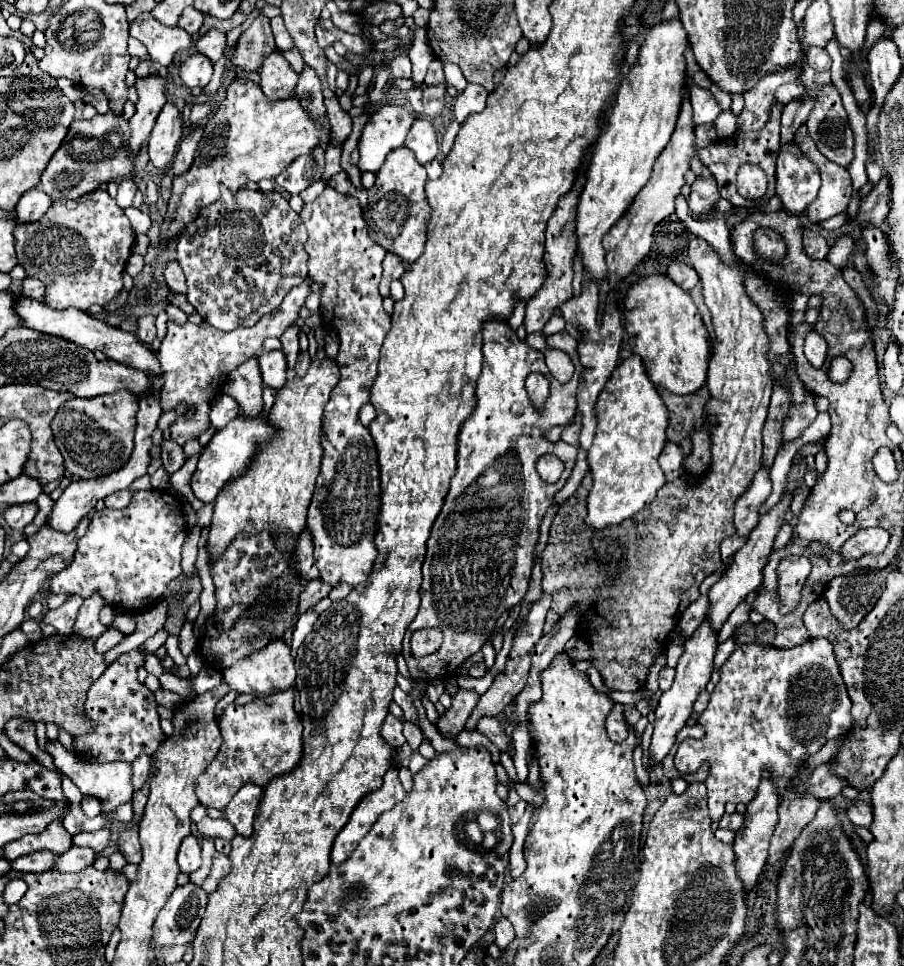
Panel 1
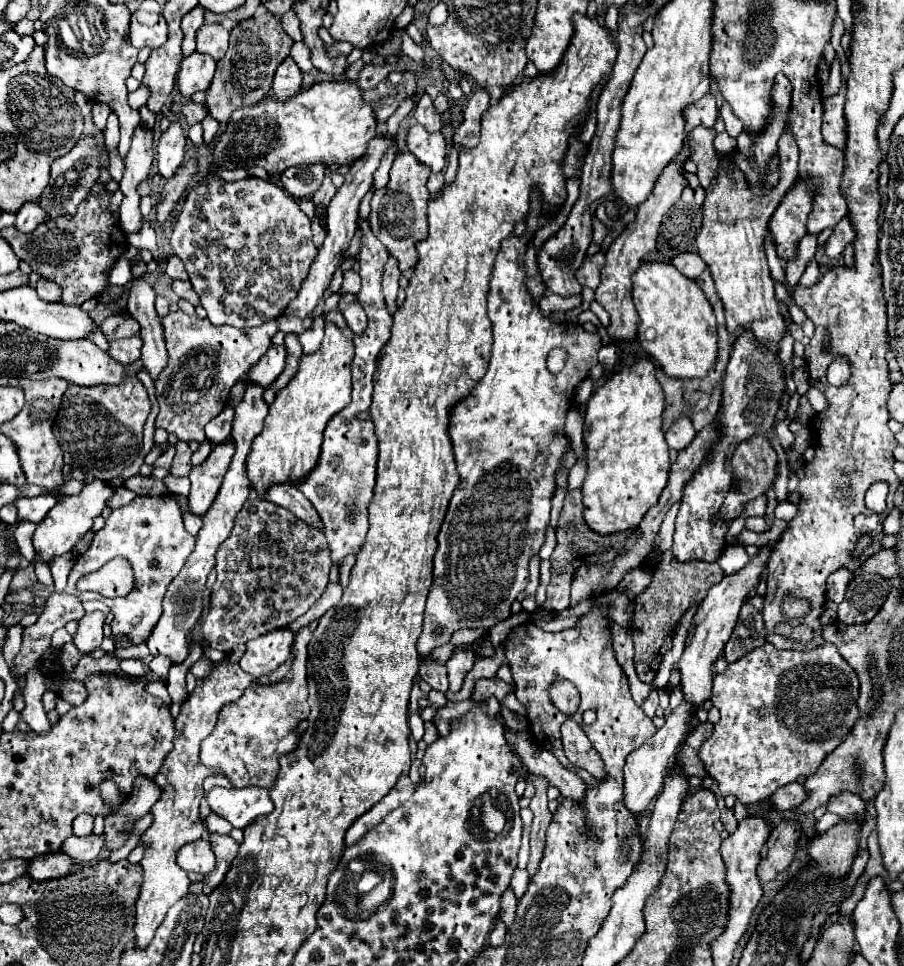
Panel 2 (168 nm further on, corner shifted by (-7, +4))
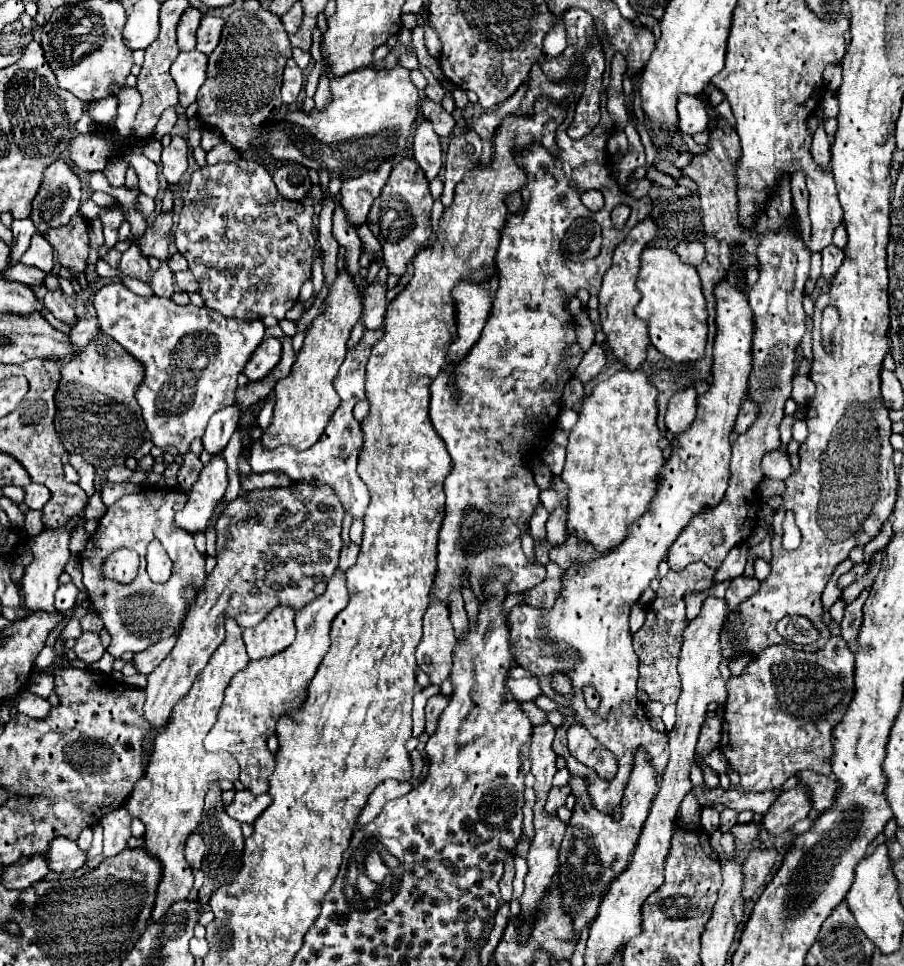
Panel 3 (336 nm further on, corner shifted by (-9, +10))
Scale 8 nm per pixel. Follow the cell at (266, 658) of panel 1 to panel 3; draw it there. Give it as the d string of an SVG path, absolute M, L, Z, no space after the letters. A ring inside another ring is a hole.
M280 605L272 609L256 627L244 629L242 639L250 659L262 659L284 651L296 637L294 609Z

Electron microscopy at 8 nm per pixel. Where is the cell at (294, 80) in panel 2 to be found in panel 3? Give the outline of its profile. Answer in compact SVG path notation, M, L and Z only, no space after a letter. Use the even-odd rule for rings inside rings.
M290 59L288 63L286 63L286 69L284 69L284 85L282 85L282 101L286 103L286 105L292 105L296 99L298 99L298 95L300 95L300 91L302 91L302 87L304 87L304 79L302 79L302 71L298 69L298 65Z

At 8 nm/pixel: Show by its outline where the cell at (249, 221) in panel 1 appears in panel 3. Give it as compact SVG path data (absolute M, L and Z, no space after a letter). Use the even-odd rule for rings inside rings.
M240 157L240 159L236 159L236 161L232 161L232 163L218 163L218 165L206 165L206 167L200 167L200 169L196 169L194 173L192 173L192 179L190 179L190 185L188 185L188 193L186 193L186 197L184 197L184 207L182 207L182 211L180 211L180 219L178 219L178 227L176 227L176 233L174 233L174 243L176 243L176 247L178 247L178 251L186 257L186 261L188 261L188 265L190 265L190 271L194 273L194 279L198 281L198 285L200 285L200 295L202 295L202 299L204 299L204 303L206 303L206 307L210 307L210 309L214 309L214 311L220 311L220 313L224 313L224 317L236 317L236 319L262 319L262 317L266 317L266 315L272 315L272 317L276 317L278 321L280 319L284 319L284 315L294 307L294 303L298 301L298 293L300 293L300 287L302 287L302 283L306 281L306 279L310 279L310 261L312 261L312 249L314 249L314 245L316 245L316 239L314 239L314 235L312 235L312 215L314 215L314 205L310 203L310 201L286 201L280 193L278 193L278 189L276 189L276 185L274 185L274 181L272 181L272 177L270 177L270 173L258 163L258 161L254 161L254 159L244 159L244 157Z

